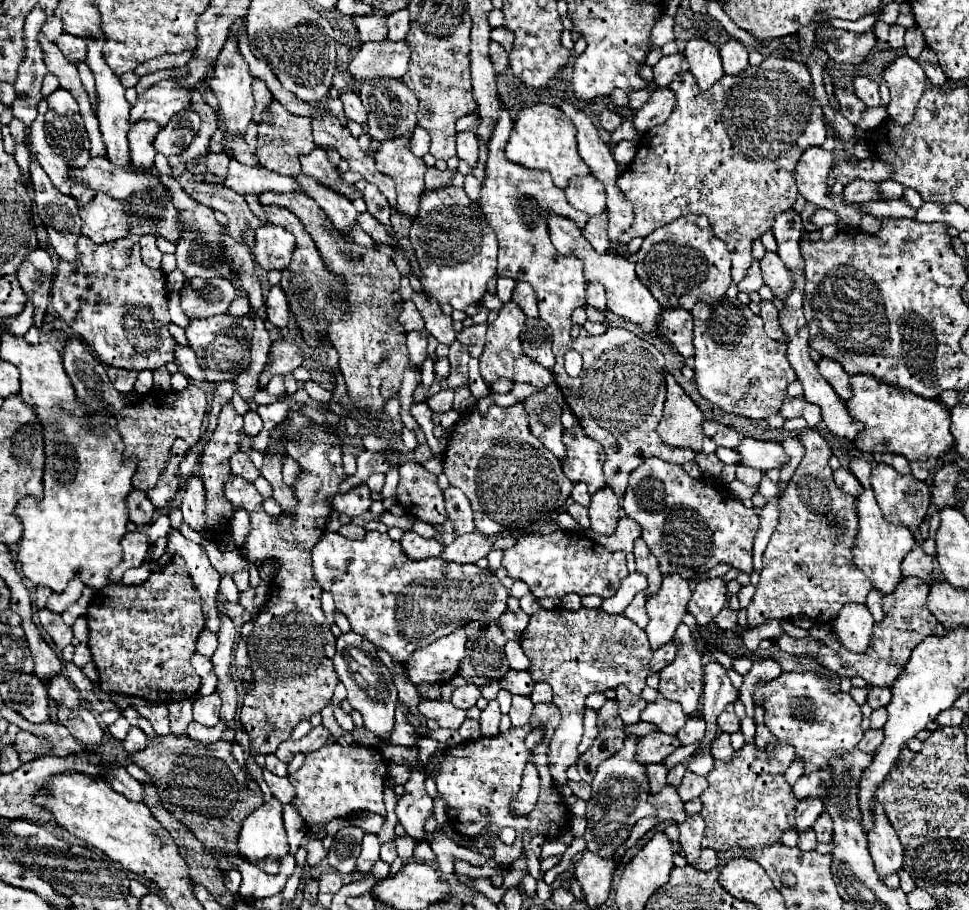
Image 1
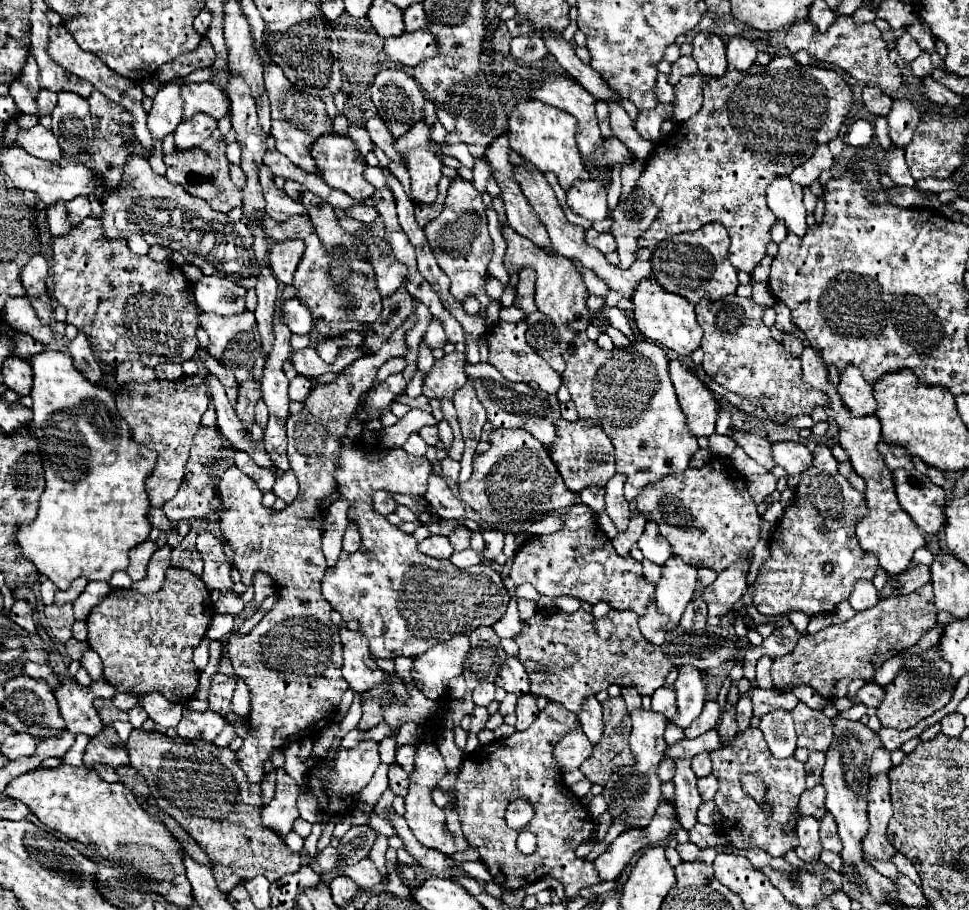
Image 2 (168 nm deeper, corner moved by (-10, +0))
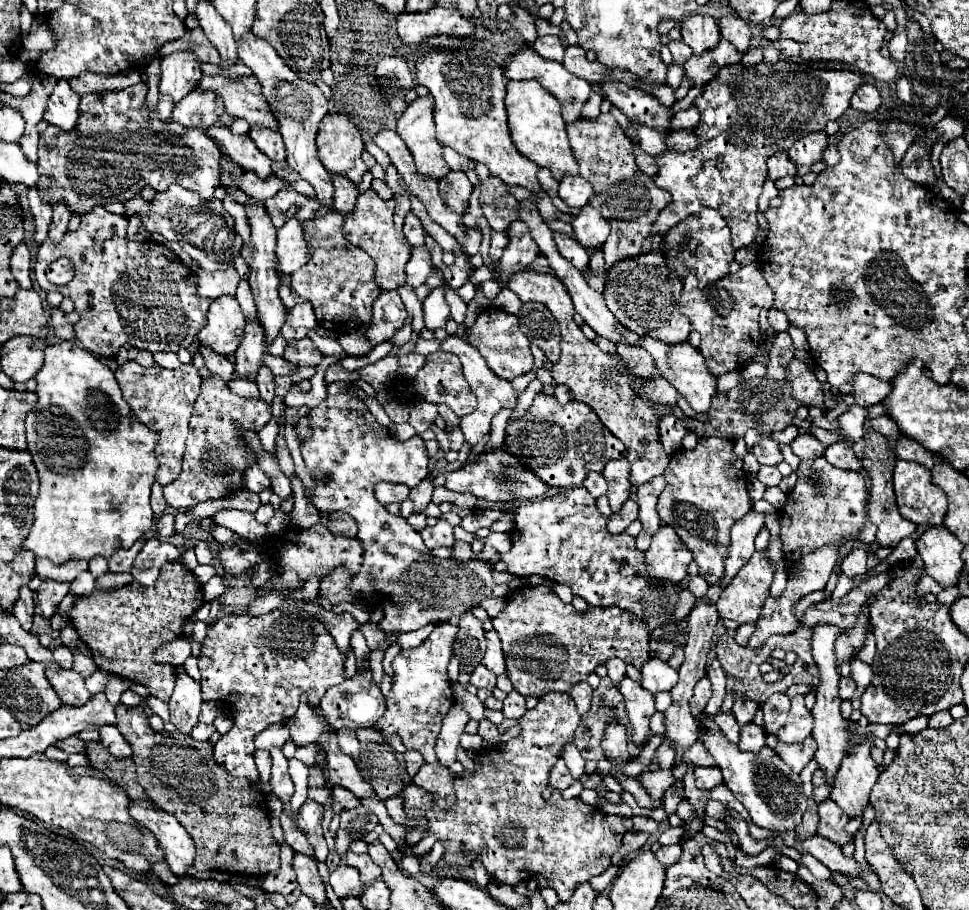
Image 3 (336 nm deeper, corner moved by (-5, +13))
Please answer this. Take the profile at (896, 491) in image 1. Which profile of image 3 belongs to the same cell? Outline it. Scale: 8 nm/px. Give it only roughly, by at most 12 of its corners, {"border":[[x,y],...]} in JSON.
{"border":[[908,460],[894,466],[900,514],[938,526],[948,510],[946,494],[930,470]]}

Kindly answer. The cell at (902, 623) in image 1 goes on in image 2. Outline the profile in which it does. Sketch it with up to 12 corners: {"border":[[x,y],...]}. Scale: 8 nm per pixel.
{"border":[[927,583],[773,661],[773,689],[845,697],[913,647],[937,609]]}

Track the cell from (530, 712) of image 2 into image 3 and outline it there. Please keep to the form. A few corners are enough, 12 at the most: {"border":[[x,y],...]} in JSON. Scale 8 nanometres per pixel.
{"border":[[512,690],[502,708],[506,718],[518,720],[526,712],[526,698]]}

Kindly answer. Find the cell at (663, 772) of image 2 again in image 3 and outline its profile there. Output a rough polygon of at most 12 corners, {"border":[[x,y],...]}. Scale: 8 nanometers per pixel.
{"border":[[664,740],[656,750],[660,768],[672,768],[672,744]]}

